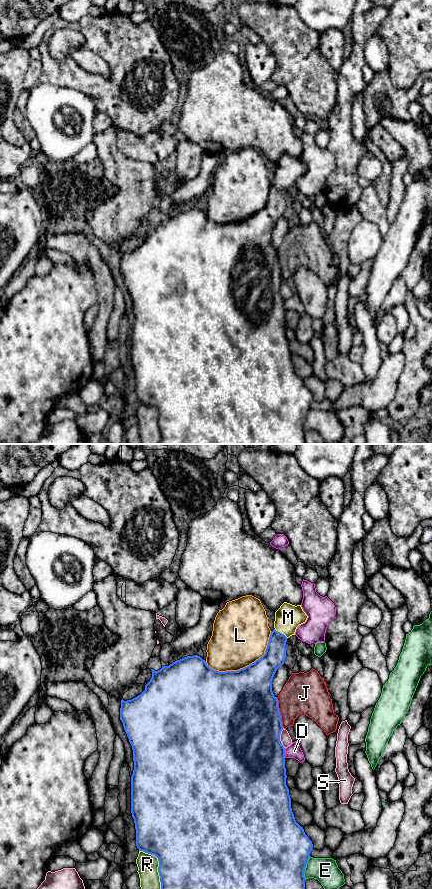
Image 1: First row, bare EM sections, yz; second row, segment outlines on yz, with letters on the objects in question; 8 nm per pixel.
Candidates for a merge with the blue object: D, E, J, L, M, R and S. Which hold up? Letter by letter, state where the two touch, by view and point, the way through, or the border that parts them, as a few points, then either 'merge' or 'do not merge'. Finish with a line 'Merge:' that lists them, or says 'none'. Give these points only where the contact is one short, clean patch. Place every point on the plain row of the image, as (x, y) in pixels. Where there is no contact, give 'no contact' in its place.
D: meets blue in yz at (284, 305); do not merge
E: meets blue in yz at (305, 419); do not merge
J: meets blue in yz at (279, 264); do not merge
L: meets blue in yz at (245, 219); do not merge
M: meets blue in yz at (281, 185); runs through yz (275, 206), (277, 191), (281, 185), (288, 169); merge
R: meets blue in yz at (159, 418); do not merge
S: meets blue in yz at (279, 290); do not merge
Merge: M

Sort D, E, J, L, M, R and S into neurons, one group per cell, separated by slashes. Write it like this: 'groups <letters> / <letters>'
groups D / E / J / L / M / R / S

